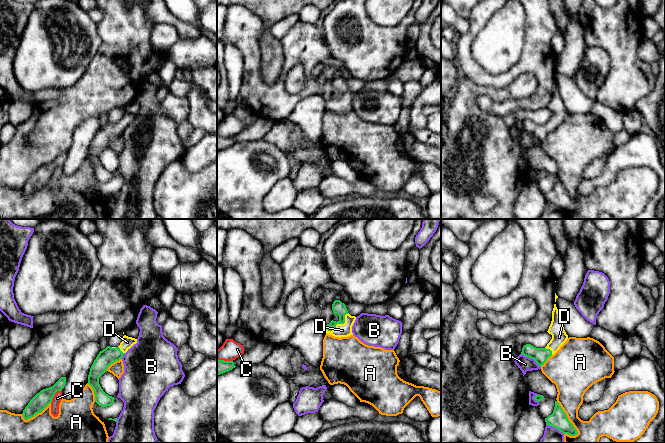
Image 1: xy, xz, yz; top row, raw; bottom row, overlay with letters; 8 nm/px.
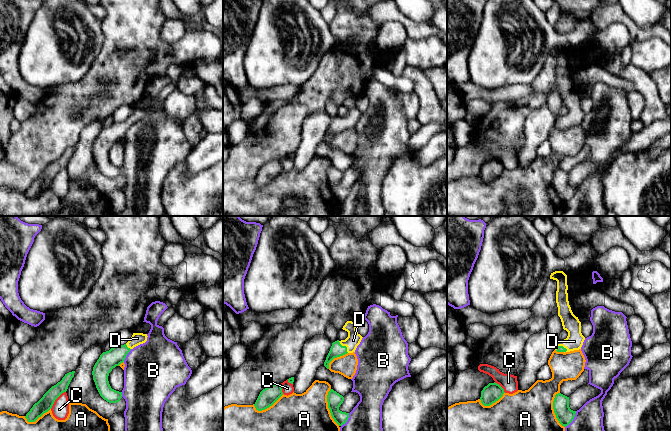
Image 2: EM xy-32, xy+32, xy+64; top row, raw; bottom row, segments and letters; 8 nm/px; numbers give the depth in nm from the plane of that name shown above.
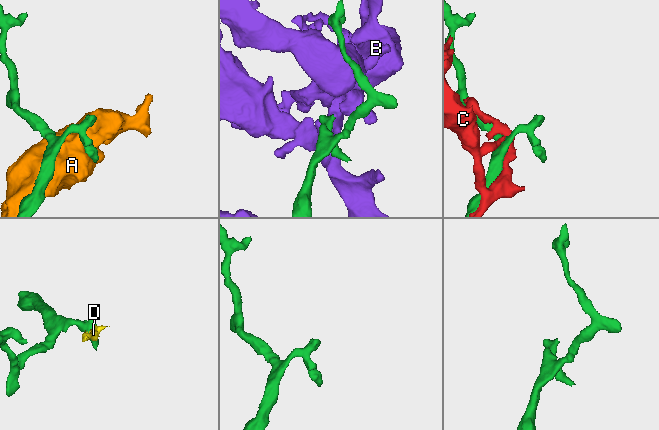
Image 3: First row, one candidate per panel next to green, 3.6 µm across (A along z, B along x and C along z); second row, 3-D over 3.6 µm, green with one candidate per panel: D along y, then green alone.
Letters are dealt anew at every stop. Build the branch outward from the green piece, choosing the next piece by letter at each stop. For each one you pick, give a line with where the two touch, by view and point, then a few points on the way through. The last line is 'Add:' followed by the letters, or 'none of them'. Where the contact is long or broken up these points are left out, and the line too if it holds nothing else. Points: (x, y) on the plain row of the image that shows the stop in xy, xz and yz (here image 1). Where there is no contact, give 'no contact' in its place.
D: meets green in xz at (339, 99); runs through xz (339, 84), (339, 99), (342, 106)
Add: D

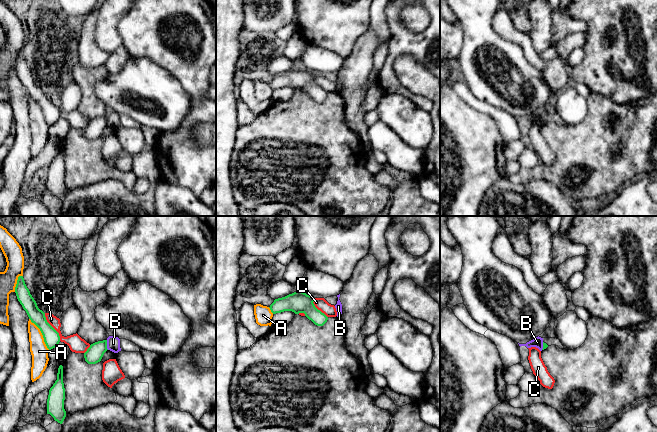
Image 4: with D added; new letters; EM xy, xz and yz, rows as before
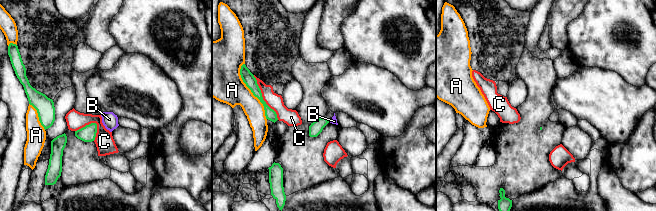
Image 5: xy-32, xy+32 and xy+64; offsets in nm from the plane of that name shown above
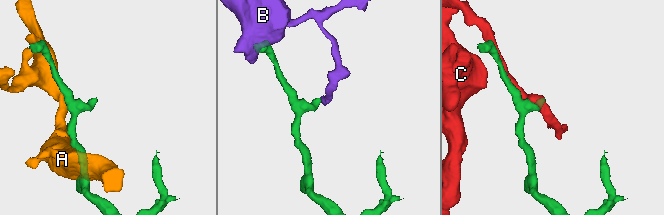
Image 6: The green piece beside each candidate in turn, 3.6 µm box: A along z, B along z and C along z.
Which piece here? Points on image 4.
Add: none of them

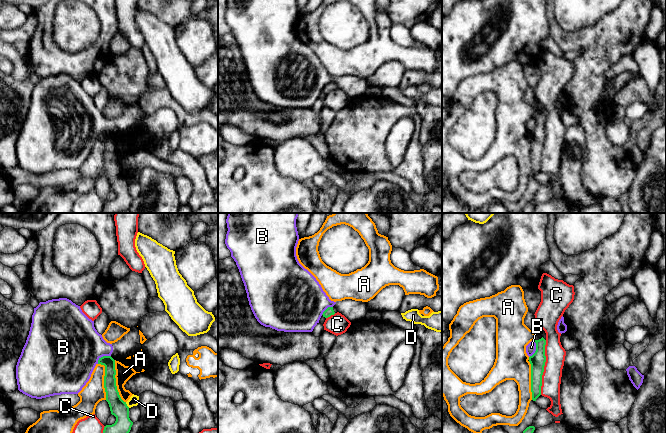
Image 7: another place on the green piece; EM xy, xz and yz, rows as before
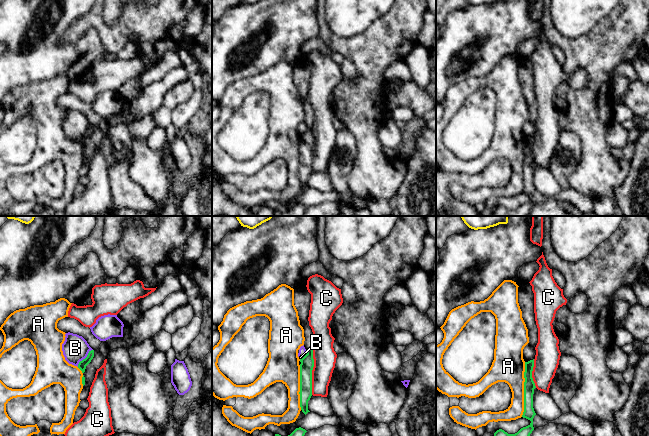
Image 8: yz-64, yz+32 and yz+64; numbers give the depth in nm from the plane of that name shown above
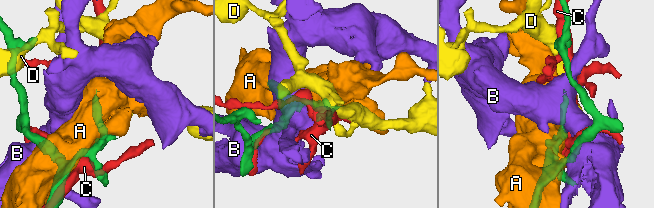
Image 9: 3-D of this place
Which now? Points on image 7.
Add: none of them

